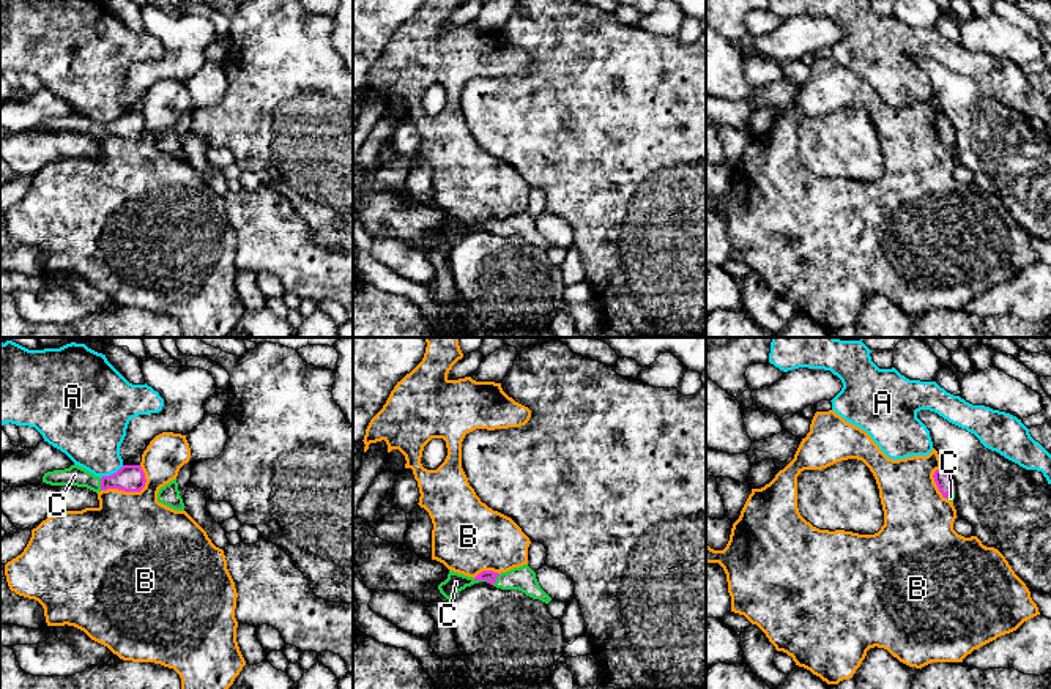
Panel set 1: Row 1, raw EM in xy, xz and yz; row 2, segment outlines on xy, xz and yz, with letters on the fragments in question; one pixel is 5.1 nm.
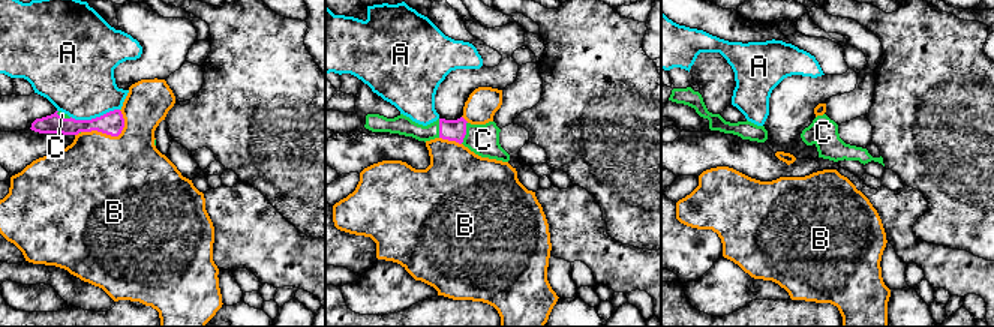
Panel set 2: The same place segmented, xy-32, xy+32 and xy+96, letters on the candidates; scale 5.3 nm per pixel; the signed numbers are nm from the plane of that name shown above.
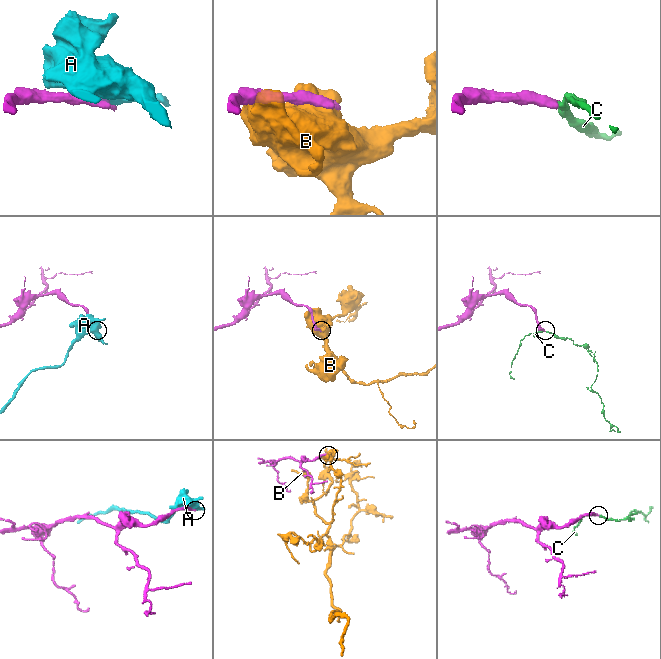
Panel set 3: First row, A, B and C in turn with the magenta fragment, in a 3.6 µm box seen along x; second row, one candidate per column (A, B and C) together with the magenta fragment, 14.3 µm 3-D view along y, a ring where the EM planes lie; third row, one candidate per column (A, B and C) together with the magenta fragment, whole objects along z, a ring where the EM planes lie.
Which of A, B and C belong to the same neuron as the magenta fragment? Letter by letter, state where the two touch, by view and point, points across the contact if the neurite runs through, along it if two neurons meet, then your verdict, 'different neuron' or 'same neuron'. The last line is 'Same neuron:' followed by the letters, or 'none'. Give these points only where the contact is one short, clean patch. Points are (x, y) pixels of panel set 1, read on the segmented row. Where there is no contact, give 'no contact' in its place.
A: contact xy (114, 473); different neuron
B: contact xy (128, 491); different neuron
C: contact xz (481, 579); same neuron
Same neuron: C

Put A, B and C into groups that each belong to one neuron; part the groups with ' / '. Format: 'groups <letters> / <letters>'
groups A / B / C

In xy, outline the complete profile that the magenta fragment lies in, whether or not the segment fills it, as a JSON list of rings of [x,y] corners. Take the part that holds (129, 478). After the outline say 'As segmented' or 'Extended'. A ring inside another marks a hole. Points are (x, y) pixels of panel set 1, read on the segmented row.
[[[74,464],[65,470],[44,473],[43,482],[50,486],[87,487],[98,493],[107,489],[140,492],[145,487],[147,479],[140,465],[123,465],[117,473],[99,478]]]. Extended

